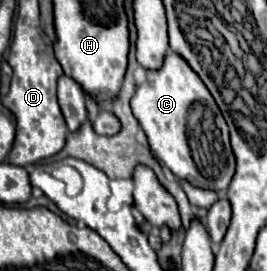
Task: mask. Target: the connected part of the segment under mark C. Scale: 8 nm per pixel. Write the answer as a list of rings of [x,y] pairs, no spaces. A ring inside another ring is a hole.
[[[168,50],[168,54],[164,56],[164,64],[158,70],[146,70],[148,74],[148,86],[138,86],[134,96],[132,96],[132,112],[136,116],[136,120],[140,122],[150,150],[152,154],[166,164],[166,168],[176,176],[176,178],[184,178],[188,180],[192,186],[198,188],[208,188],[208,190],[216,190],[222,192],[228,188],[232,176],[234,176],[234,156],[230,150],[230,142],[228,142],[228,126],[224,116],[220,114],[212,94],[208,92],[208,88],[204,86],[204,82],[200,80],[200,76],[188,66],[188,62],[184,62],[184,58],[180,58],[180,54]],[[186,126],[192,126],[192,146],[188,144],[188,132]]]

